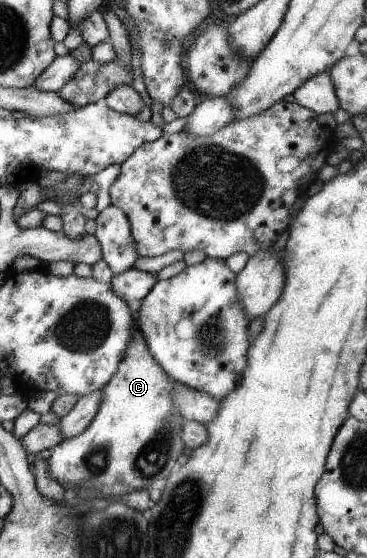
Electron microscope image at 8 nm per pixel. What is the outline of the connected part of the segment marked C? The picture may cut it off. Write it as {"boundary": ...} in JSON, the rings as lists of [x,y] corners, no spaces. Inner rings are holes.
{"boundary":[[[135,321],[135,331],[131,332],[128,337],[124,354],[122,355],[121,361],[117,364],[116,370],[109,378],[109,381],[99,390],[101,392],[99,407],[97,407],[97,411],[91,418],[89,425],[84,427],[84,430],[81,431],[79,435],[73,436],[72,438],[63,438],[50,449],[51,453],[48,459],[46,459],[49,475],[51,475],[59,485],[73,485],[73,487],[92,488],[95,491],[99,490],[103,495],[107,494],[117,497],[117,495],[121,496],[135,490],[149,489],[151,481],[155,481],[155,479],[166,479],[170,472],[175,469],[175,460],[182,454],[182,449],[185,447],[181,437],[182,425],[185,420],[178,412],[177,406],[172,402],[172,397],[170,396],[172,393],[172,383],[170,382],[170,378],[168,378],[168,375],[161,369],[161,366],[149,353],[144,337],[139,333],[139,331],[137,331],[136,325],[137,323]]]}

